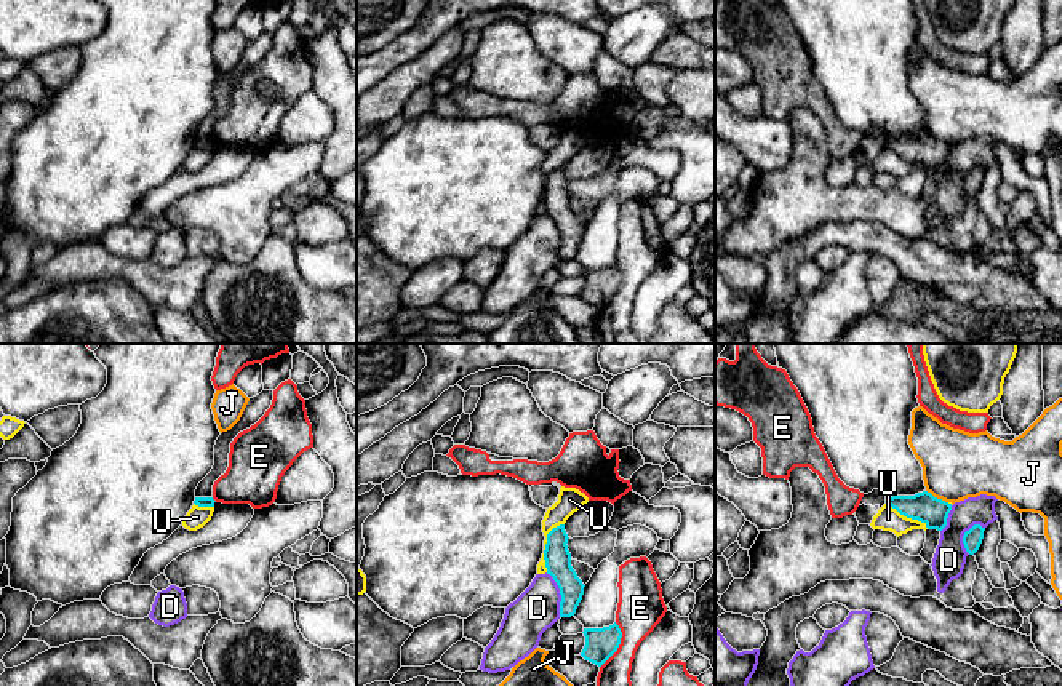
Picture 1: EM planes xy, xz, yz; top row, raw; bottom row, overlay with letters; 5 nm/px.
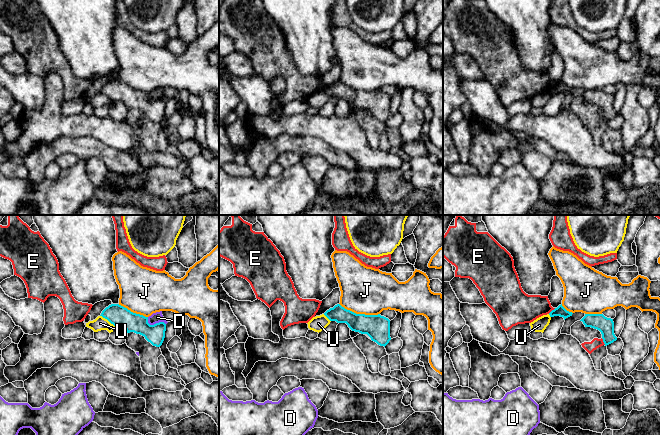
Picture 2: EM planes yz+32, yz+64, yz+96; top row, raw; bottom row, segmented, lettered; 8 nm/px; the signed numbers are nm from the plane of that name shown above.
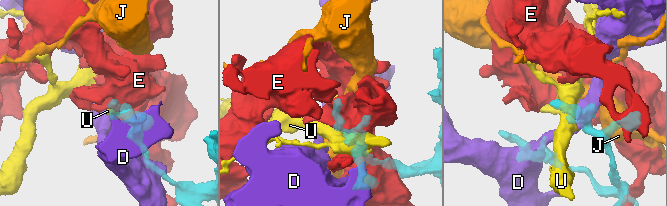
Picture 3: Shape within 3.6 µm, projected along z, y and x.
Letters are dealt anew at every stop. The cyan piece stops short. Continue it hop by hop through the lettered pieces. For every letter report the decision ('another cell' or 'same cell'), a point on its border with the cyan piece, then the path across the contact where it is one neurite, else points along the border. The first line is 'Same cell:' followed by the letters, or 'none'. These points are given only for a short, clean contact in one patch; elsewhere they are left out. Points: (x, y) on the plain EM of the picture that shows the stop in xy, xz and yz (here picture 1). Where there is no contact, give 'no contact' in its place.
Same cell: none
D: another cell | xz (560, 235) | along xz (546, 215), (558, 231), (560, 258)
E: another cell | xz (619, 285)
J: another cell | yz (936, 139) | along yz (926, 131), (947, 144)
U: another cell | yz (907, 159) | along yz (886, 144), (901, 155), (920, 162), (928, 170)

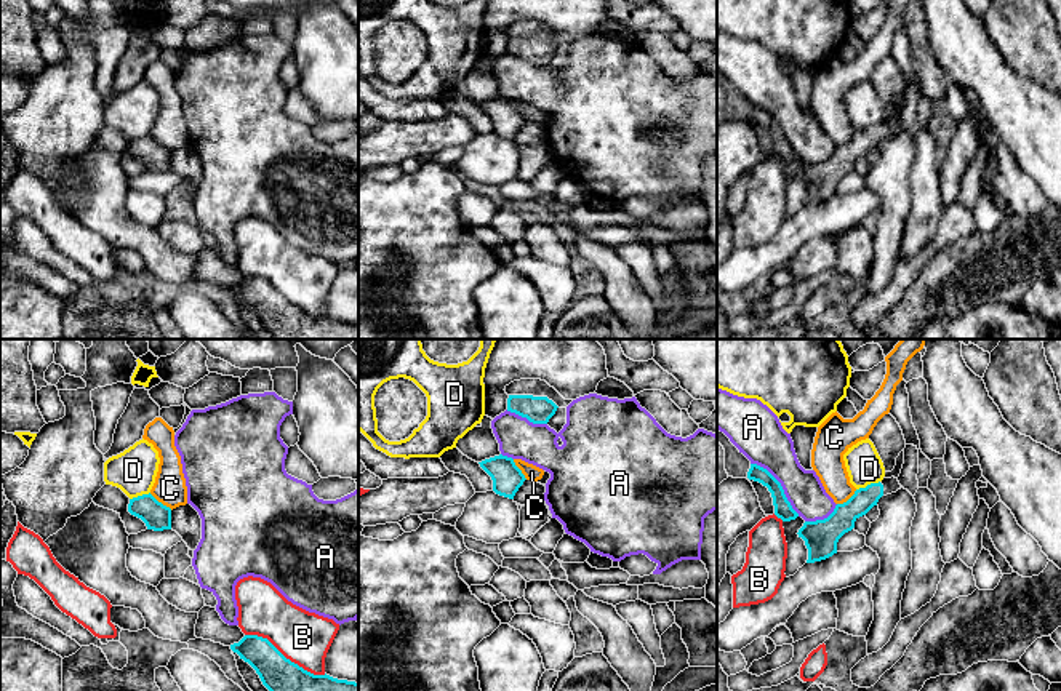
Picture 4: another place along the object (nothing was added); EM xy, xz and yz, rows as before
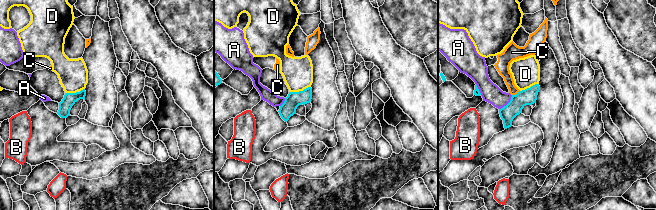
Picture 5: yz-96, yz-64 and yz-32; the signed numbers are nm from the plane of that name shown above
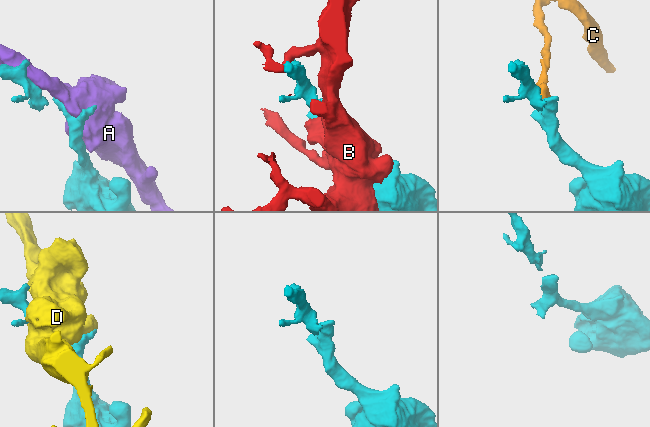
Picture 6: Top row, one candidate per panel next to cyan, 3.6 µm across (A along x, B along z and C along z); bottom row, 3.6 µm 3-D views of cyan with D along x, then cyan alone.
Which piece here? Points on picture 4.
Same cell: none
A: another cell | yz (780, 127)
B: another cell | xy (284, 298)
C: another cell | xy (160, 144) | along xy (149, 135), (172, 151)
D: another cell | yz (868, 127)

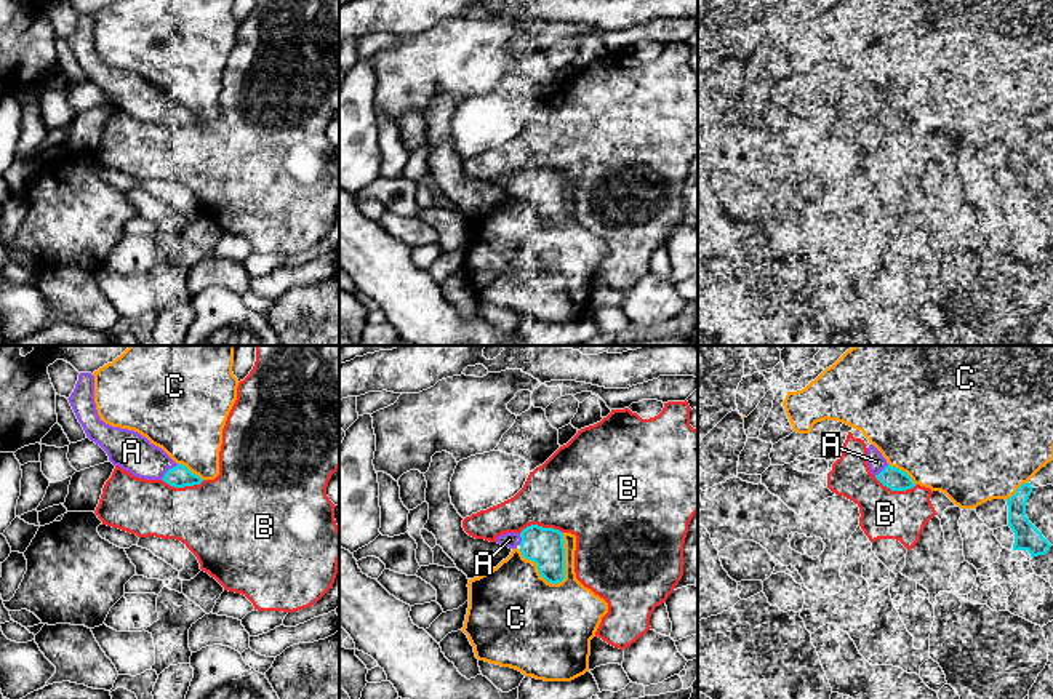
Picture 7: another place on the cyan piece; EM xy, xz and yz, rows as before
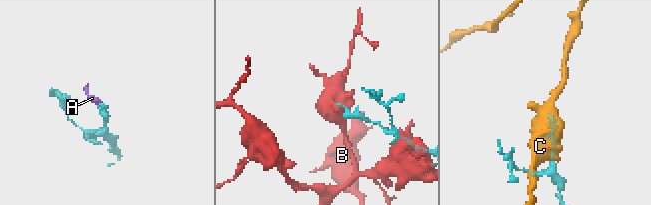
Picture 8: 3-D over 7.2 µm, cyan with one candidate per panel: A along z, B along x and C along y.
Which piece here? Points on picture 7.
Same cell: A
A: same cell | xy (168, 112)
B: another cell | xz (540, 168)
C: another cell | xz (540, 215)

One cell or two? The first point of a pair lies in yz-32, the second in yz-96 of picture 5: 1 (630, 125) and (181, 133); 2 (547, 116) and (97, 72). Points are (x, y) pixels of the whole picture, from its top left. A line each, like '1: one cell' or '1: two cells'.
1: one cell
2: one cell

